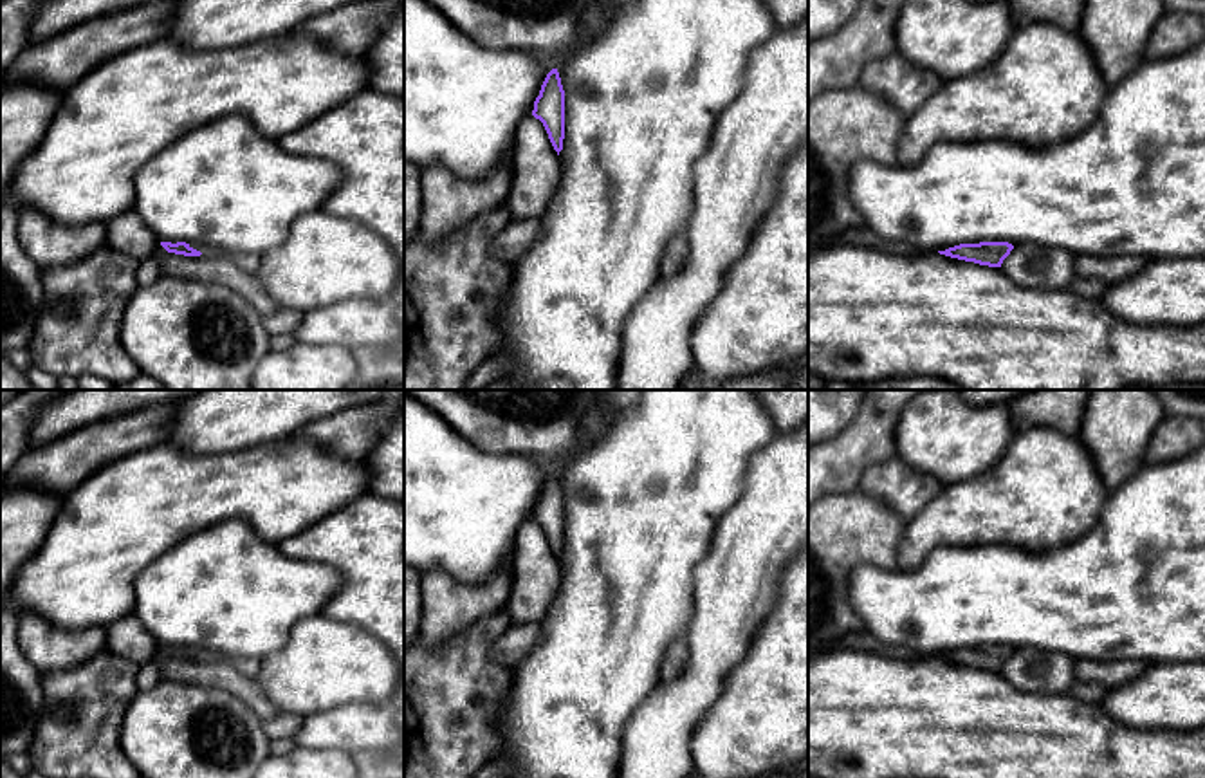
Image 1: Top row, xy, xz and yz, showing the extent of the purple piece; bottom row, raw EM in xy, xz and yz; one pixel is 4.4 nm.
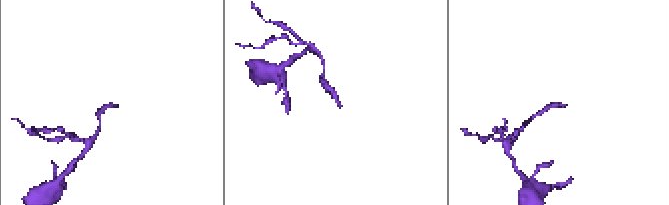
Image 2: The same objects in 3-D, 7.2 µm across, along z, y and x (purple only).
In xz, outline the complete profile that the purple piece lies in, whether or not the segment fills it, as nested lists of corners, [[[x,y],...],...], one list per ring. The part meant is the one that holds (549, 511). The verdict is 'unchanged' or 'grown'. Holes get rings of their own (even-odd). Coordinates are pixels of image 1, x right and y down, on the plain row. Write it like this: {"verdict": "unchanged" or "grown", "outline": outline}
{"verdict": "unchanged", "outline": [[[557,473],[547,478],[539,500],[534,505],[532,520],[543,527],[559,560],[565,543],[565,495]]]}

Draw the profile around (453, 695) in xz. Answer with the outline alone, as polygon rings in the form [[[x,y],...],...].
[[[503,608],[465,626],[437,650],[424,648],[417,635],[404,652],[404,778],[473,778],[498,755],[498,718],[514,670],[492,661],[492,646],[511,626]]]

